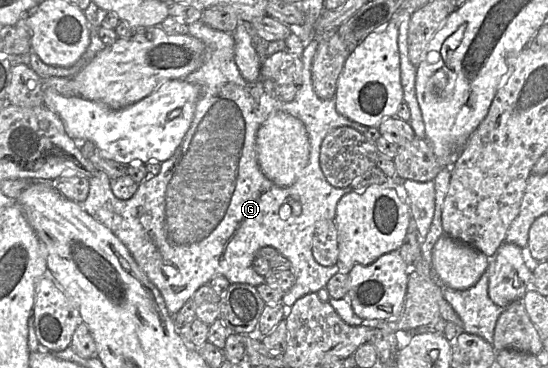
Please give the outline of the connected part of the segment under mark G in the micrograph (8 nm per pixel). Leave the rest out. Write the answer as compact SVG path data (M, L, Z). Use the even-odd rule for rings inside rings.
M198 21L188 25L188 34L201 40L204 43L205 58L199 69L182 78L183 80L196 85L199 89L199 98L195 106L194 117L182 143L169 159L160 163L161 168L159 173L155 176L148 176L147 179L145 179L142 183L139 184L136 192L129 199L118 199L111 190L110 179L107 174L105 174L104 172L96 172L94 176L88 179L89 193L87 198L84 202L81 203L81 205L83 209L93 219L109 228L113 232L113 234L126 246L126 248L129 250L130 254L137 262L143 273L161 293L165 302L165 306L170 315L176 314L184 305L184 303L193 296L195 291L200 286L208 283L209 280L214 276L223 275L231 284L246 283L256 287L262 283L265 283L264 277L259 275L252 266L252 262L256 257L256 252L264 246L274 247L279 251L280 254L285 256L290 261L290 270L294 274L294 284L292 285L290 290L283 295L281 302L283 305L291 307L302 296L309 293L316 293L318 290L325 288L331 277L339 272L339 267L337 266L337 264L333 266L322 266L314 259L312 254L312 240L317 223L323 220L334 220L336 216L336 207L338 201L345 194L352 192L353 187L353 183L351 183L351 185L345 188L336 188L330 185L329 182L326 180L319 163L320 147L323 139L333 129L347 126L354 128L355 130L363 134L368 141L375 144L376 141L381 137L380 132L378 131L378 128L361 125L339 114L335 108L336 98L321 99L316 95L312 85L311 67L313 57L317 51L318 41L312 40L303 49L303 53L300 57L302 62L302 84L295 98L290 102L281 102L272 98L269 94L266 93L260 80L256 82L248 82L241 76L239 69L235 63L235 41L232 33L213 29L202 21ZM278 111L289 113L290 115L301 120L307 130L309 138L308 162L297 180L288 187L277 186L275 183L269 180L262 172L258 163L257 156L257 132L261 125L269 117L269 115Z

